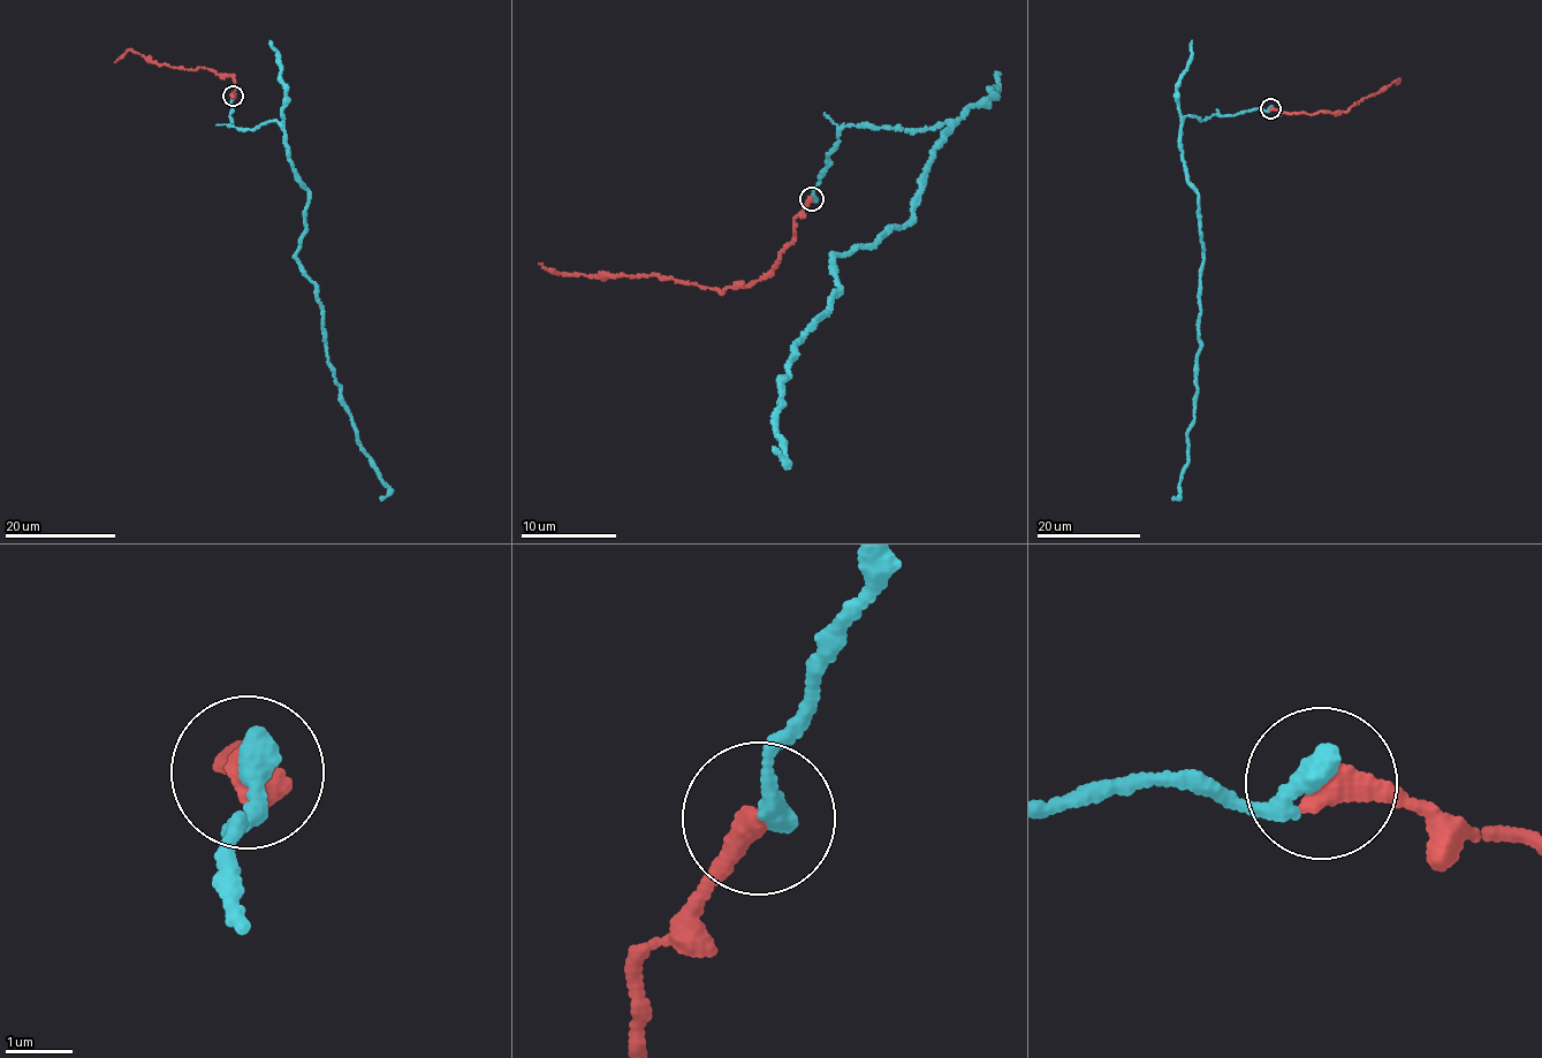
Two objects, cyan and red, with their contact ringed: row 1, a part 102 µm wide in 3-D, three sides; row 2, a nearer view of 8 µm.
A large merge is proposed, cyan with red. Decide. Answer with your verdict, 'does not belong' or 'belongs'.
belongs

